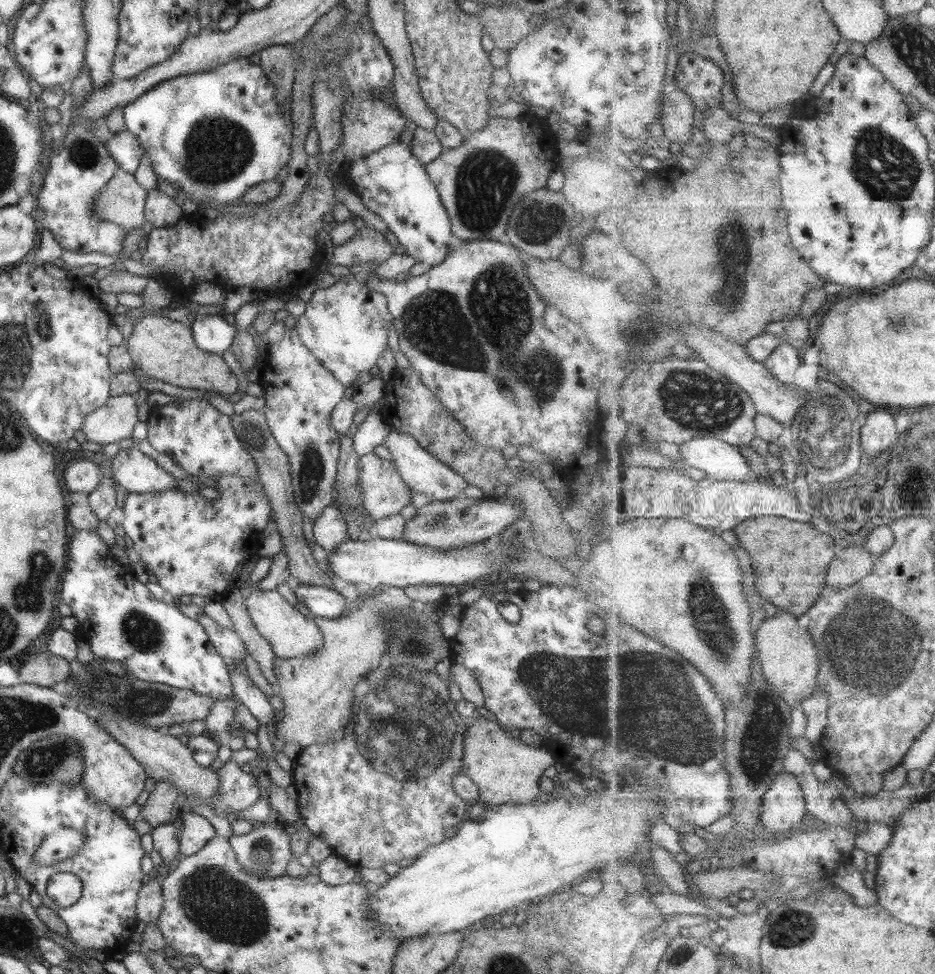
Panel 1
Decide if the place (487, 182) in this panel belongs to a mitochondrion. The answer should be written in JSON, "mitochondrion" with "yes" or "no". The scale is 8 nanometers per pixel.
{"mitochondrion":"yes"}

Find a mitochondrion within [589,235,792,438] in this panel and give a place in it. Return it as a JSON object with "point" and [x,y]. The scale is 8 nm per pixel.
{"point":[700,402]}

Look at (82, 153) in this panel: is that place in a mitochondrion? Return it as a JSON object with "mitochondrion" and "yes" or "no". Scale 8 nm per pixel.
{"mitochondrion":"yes"}

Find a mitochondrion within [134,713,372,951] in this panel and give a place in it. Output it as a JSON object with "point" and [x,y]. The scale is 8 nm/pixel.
{"point":[227,909]}

